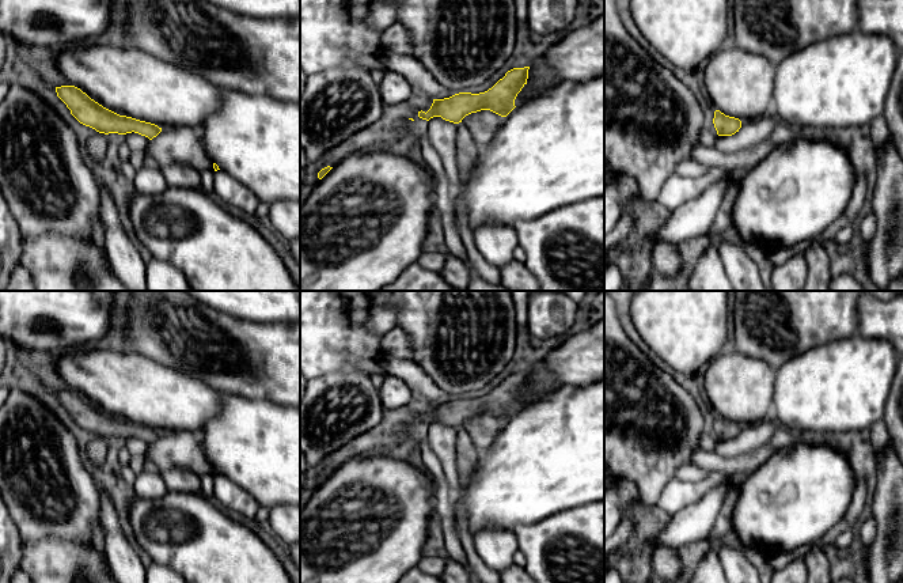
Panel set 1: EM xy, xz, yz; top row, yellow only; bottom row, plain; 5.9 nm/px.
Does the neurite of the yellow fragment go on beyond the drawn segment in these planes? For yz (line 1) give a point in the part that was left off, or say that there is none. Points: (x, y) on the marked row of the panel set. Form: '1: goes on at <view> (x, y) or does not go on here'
1: does not go on here

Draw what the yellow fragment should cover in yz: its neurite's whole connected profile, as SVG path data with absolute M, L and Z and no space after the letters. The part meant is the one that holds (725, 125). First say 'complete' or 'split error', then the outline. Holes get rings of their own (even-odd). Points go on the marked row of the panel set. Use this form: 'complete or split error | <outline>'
complete | M720 110L714 111L713 124L718 136L732 136L741 128L739 118L725 116Z

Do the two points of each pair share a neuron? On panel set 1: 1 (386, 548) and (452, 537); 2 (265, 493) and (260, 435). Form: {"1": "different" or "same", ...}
{"1": "different", "2": "same"}

